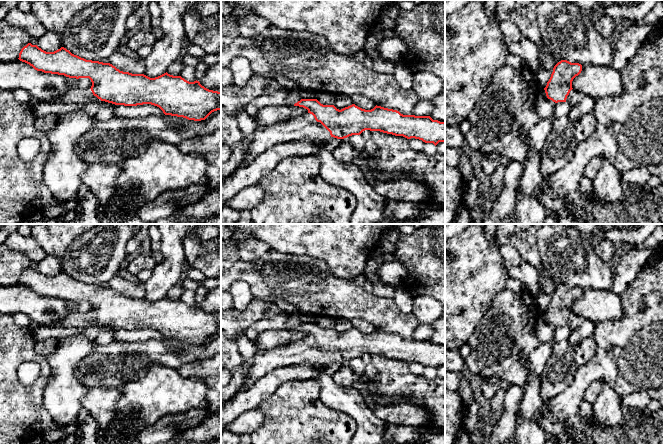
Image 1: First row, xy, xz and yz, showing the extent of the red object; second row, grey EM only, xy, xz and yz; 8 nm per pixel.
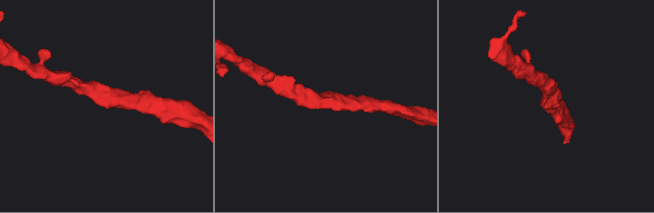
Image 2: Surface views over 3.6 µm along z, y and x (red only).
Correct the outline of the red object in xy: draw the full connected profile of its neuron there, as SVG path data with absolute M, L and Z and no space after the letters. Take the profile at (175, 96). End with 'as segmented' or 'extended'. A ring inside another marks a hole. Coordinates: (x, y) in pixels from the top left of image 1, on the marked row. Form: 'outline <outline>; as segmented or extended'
outline M31 43L21 49L18 59L37 71L91 80L92 86L90 89L73 88L57 97L54 100L55 103L89 104L105 101L124 106L151 104L159 107L165 115L183 117L194 121L205 120L212 112L221 110L221 92L209 90L197 80L189 82L181 76L173 76L167 72L158 77L150 78L144 74L120 71L110 63L86 60L72 54L64 47L54 52L46 52Z; extended

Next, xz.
outline M301 99L294 106L303 107L308 110L308 113L274 126L257 126L250 152L244 156L238 168L248 164L275 143L297 140L303 137L322 140L329 137L344 139L352 135L360 135L365 130L370 130L403 136L407 139L415 138L425 143L433 143L435 146L439 142L445 142L445 122L433 120L430 116L403 115L397 110L377 105L371 110L365 110L352 104L339 110L334 105L323 105L317 99Z; extended

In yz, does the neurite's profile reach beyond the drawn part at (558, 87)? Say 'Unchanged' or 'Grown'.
Grown

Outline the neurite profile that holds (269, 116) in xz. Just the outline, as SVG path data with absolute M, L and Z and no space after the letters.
M272 105L263 108L254 118L257 126L269 127L287 122L292 118L300 117L308 113L308 110L294 105Z

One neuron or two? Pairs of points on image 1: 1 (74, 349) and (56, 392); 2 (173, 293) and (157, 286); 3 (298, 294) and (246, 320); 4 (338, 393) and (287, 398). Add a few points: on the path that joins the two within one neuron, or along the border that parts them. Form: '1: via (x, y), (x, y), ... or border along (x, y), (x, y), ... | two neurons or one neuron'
1: via (65, 360), (64, 381) | one neuron
2: border along (179, 282), (166, 295) | two neurons
3: border along (253, 297), (270, 301) | two neurons
4: border along (312, 379), (319, 386), (319, 398), (337, 410) | two neurons

